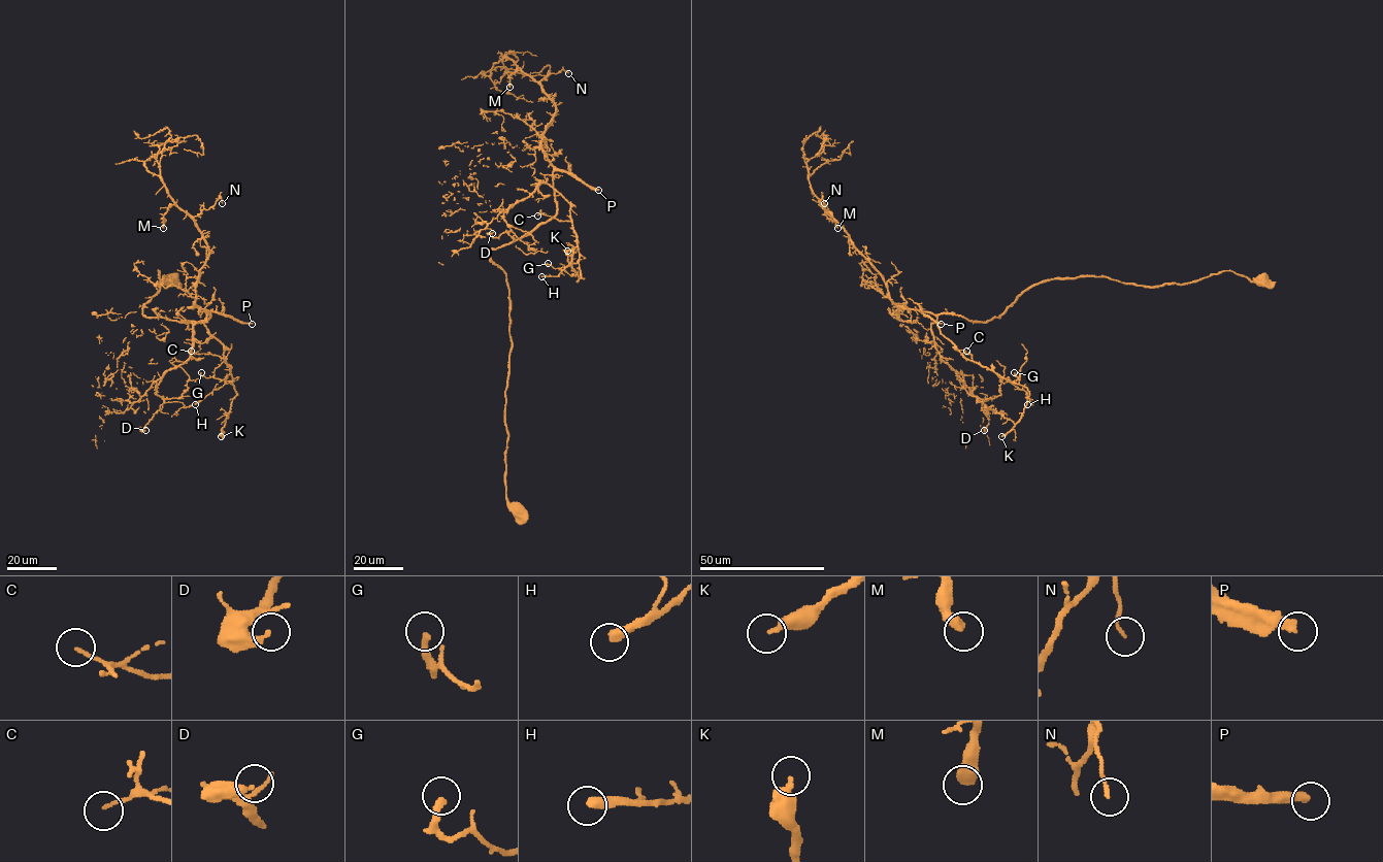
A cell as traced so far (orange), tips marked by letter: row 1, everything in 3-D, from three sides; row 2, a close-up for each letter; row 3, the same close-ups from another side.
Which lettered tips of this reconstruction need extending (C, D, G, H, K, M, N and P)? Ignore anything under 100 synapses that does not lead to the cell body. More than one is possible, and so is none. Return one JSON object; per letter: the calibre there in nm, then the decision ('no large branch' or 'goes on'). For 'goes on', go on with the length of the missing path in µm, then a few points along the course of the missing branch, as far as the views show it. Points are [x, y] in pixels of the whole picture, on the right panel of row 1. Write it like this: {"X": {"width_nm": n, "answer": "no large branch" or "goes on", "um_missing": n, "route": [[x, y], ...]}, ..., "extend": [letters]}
{"C": {"width_nm": 120, "answer": "no large branch"}, "D": {"width_nm": 300, "answer": "no large branch"}, "G": {"width_nm": 280, "answer": "no large branch"}, "H": {"width_nm": 400, "answer": "no large branch"}, "K": {"width_nm": 320, "answer": "no large branch"}, "M": {"width_nm": 480, "answer": "no large branch"}, "N": {"width_nm": 120, "answer": "no large branch"}, "P": {"width_nm": 360, "answer": "goes on", "um_missing": 200}, "extend": ["P"]}

